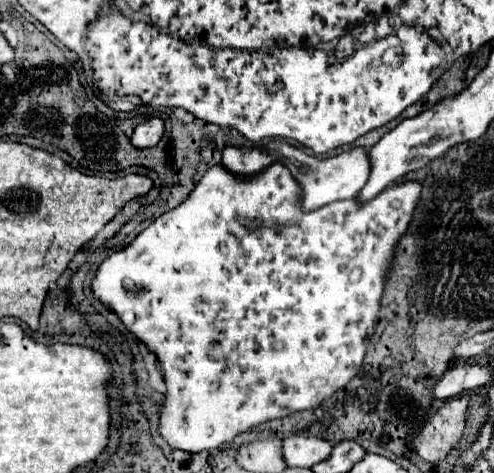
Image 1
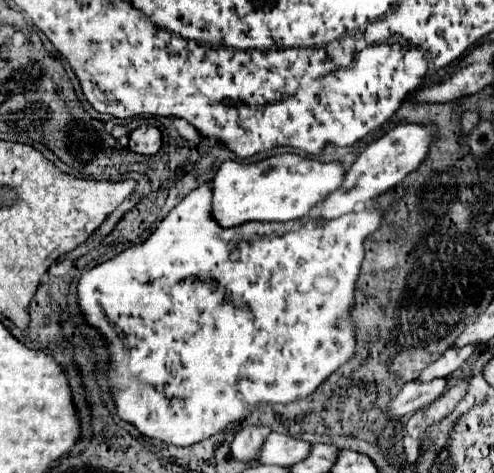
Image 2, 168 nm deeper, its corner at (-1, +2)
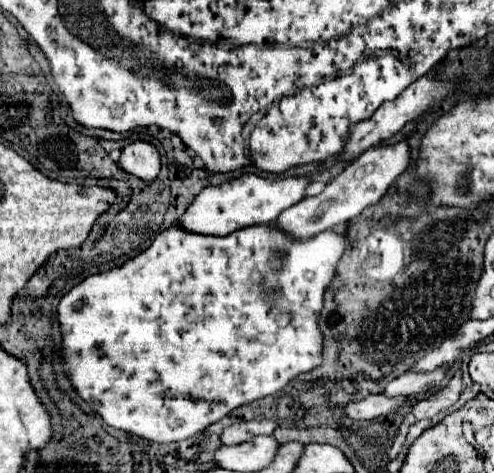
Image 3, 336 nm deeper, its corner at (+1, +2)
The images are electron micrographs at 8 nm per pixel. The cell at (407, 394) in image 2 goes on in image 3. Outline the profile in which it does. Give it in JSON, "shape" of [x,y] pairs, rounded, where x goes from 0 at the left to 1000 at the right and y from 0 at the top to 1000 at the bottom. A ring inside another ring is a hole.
{"shape":[[[755,833],[755,837],[743,837],[739,846],[706,850],[698,858],[698,875],[706,875],[706,884],[715,884],[715,888],[755,888],[767,879],[796,875],[800,867],[820,858],[824,846],[828,846],[824,837],[787,841],[779,833]]]}

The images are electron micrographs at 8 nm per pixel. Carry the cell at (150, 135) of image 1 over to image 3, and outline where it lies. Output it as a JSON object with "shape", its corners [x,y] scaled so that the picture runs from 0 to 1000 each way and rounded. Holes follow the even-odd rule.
{"shape":[[[273,296],[249,313],[245,334],[241,334],[241,351],[253,364],[273,368],[273,372],[289,376],[294,385],[306,385],[322,368],[326,338],[322,338],[318,313],[306,300]]]}

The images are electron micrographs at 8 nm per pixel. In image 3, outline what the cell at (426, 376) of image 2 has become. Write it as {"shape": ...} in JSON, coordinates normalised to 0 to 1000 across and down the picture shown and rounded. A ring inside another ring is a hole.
{"shape":[[[889,774],[872,786],[840,786],[840,782],[824,782],[820,791],[804,795],[796,808],[787,808],[779,816],[779,833],[787,837],[836,837],[848,829],[864,829],[881,816],[893,816],[901,795],[905,795],[909,774]]]}

